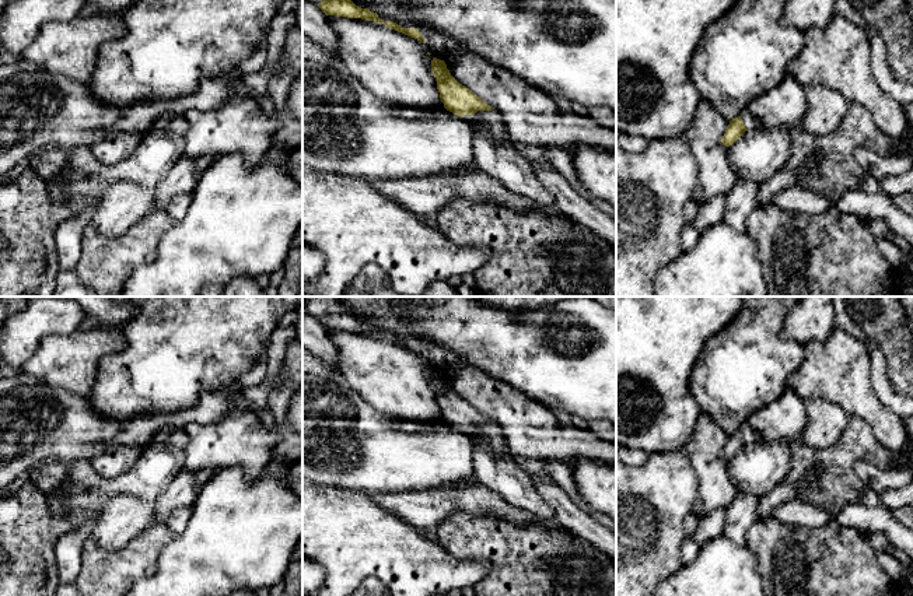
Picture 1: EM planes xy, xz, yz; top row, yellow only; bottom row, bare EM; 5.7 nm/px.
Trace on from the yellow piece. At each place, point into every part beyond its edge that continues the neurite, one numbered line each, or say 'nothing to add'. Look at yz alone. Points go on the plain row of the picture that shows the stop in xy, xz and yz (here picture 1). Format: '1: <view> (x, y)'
1: yz (749, 435)

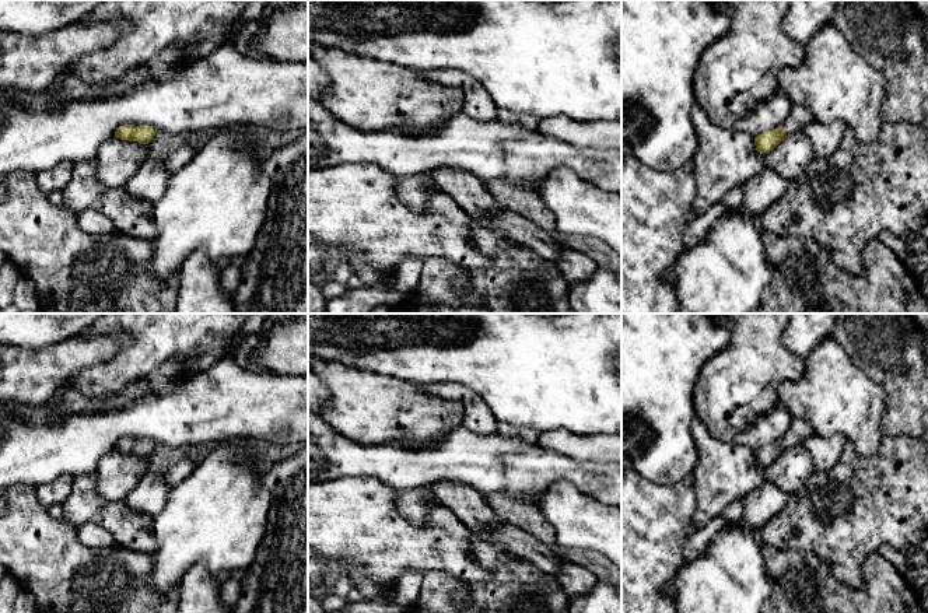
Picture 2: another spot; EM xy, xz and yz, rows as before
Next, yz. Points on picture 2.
1: yz (801, 428)

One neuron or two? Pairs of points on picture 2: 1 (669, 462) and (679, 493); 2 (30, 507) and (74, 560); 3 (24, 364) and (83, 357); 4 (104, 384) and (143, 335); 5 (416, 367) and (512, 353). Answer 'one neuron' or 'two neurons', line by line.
1: two neurons
2: one neuron
3: one neuron
4: one neuron
5: one neuron

